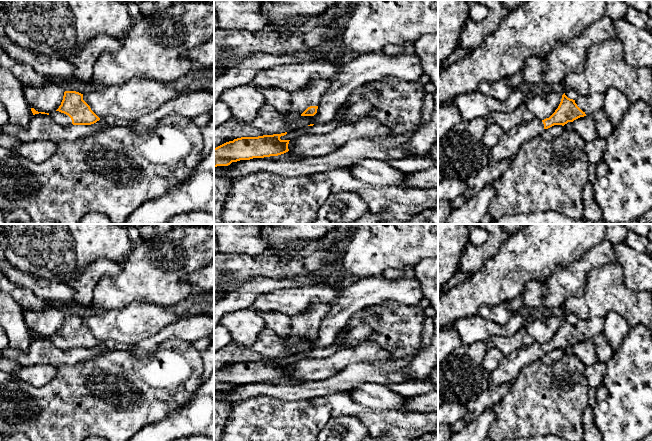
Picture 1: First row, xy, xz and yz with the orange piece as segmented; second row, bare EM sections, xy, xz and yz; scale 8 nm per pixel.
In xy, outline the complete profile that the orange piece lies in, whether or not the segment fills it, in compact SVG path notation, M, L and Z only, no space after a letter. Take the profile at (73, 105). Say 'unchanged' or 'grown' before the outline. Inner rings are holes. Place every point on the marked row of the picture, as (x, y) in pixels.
grown; M65 91L61 105L49 115L62 126L91 125L100 120L83 100L83 94L76 91Z

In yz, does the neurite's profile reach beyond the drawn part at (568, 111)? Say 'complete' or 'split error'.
split error

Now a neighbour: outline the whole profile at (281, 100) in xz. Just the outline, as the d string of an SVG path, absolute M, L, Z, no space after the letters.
M265 88L261 90L267 104L273 106L278 112L286 114L292 103L292 93L279 88Z

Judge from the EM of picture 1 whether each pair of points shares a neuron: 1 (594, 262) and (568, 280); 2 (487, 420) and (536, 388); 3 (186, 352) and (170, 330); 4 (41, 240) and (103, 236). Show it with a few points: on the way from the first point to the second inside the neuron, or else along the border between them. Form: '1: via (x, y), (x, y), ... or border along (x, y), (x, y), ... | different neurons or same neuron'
1: via (588, 262), (574, 275) | same neuron
2: border along (494, 406), (495, 420), (488, 430) | different neurons
3: border along (191, 342), (179, 339), (166, 339), (156, 349) | different neurons
4: via (56, 236), (88, 236) | same neuron

